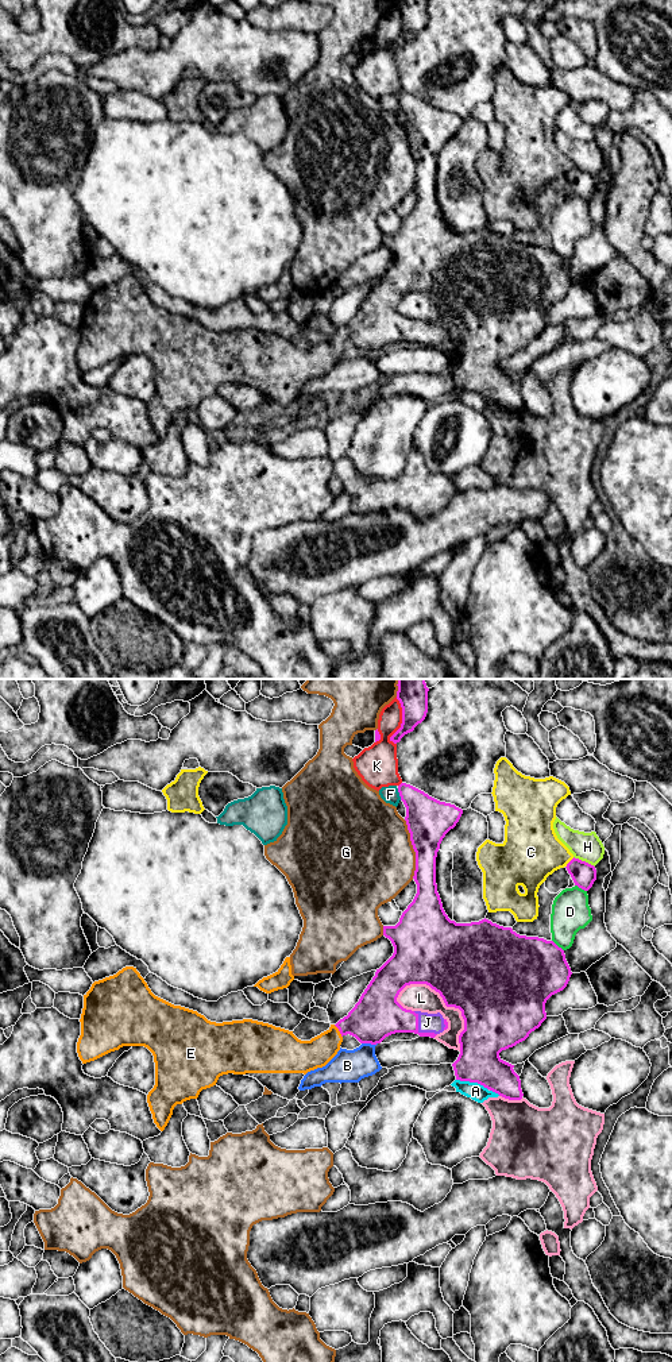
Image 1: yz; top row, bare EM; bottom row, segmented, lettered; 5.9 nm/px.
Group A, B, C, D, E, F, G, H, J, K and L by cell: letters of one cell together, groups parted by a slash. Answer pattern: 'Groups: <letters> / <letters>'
Groups: A / B / C / D / E J / F / G / H / K / L

